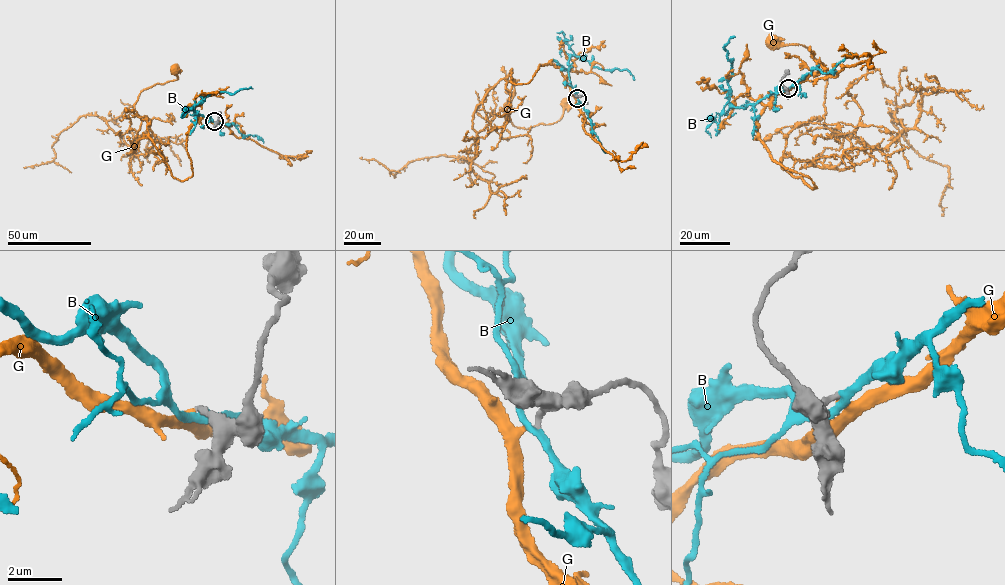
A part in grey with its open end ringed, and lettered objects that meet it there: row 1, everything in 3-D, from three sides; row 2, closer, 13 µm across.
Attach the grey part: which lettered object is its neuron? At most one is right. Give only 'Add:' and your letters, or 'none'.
Add: G

